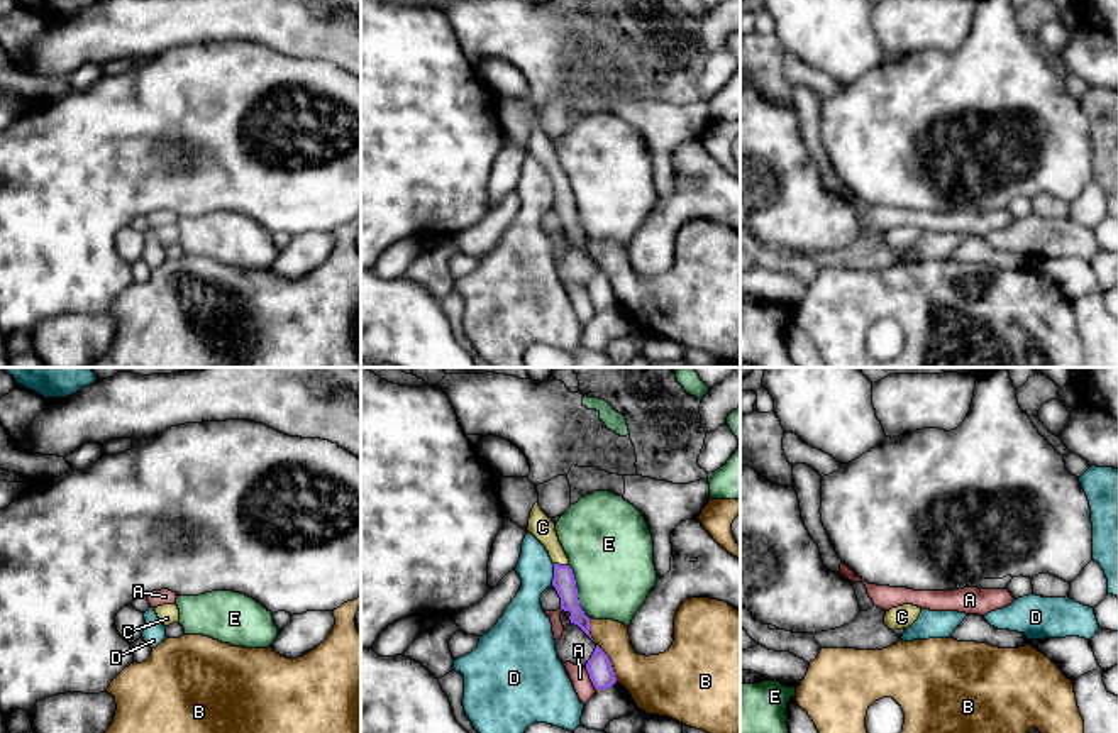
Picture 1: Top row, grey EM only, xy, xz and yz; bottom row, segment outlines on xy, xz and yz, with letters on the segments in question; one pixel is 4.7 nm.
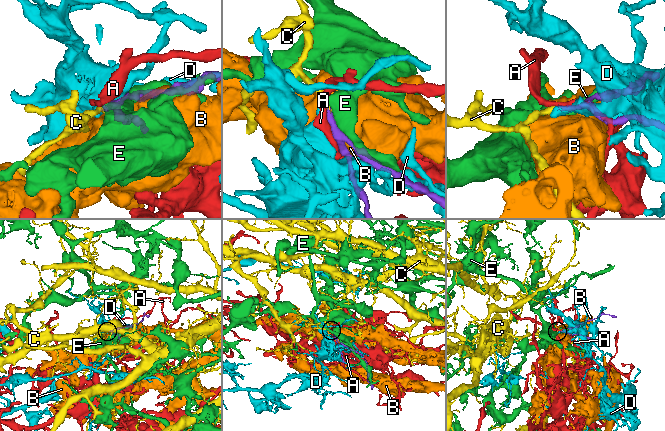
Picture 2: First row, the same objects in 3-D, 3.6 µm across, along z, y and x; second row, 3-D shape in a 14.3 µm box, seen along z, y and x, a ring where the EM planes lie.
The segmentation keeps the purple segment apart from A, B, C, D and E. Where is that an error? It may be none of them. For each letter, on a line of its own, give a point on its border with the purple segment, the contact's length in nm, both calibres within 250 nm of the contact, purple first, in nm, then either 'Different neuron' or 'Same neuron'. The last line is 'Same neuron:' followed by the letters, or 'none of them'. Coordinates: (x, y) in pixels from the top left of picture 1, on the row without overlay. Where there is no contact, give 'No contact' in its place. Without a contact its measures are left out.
A: Touches purple at xz (590, 298). Shared border 120 nm. Thickness 120 nm (purple) against 90 nm. Different neuron
B: Touches purple at xz (610, 283). Shared border 200 nm. Thickness 120 nm (purple) against 280 nm. Different neuron
C: Touches purple at xz (561, 187). Shared border 70 nm. Thickness 110 nm (purple) against 120 nm. Same neuron
D: Touches purple at xz (554, 195). Shared border 110 nm. Thickness 110 nm (purple) against 190 nm. Different neuron
E: Touches purple at xz (576, 214). Shared border 280 nm. Thickness 110 nm (purple) against 400 nm. Different neuron
Same neuron: C

